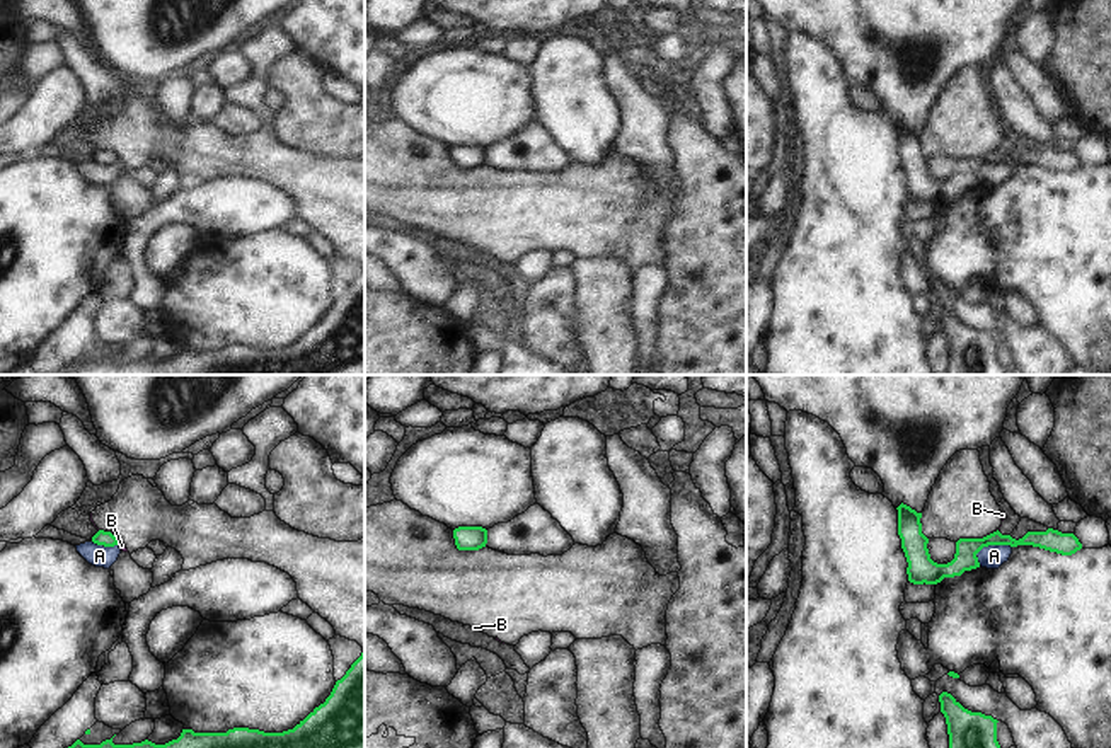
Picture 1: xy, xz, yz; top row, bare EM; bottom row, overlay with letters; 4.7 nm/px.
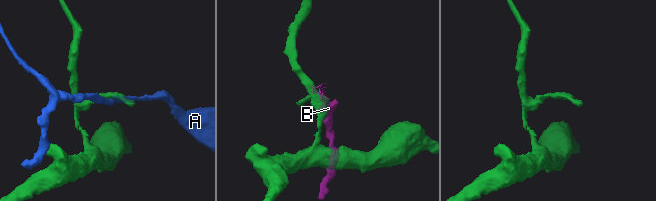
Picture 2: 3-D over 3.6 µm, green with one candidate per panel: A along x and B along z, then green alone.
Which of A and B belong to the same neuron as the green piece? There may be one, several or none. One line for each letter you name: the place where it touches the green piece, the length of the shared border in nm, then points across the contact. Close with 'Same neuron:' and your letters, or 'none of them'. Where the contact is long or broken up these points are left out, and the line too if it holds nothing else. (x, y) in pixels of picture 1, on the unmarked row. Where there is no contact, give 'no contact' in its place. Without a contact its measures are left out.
Same neuron: none of them

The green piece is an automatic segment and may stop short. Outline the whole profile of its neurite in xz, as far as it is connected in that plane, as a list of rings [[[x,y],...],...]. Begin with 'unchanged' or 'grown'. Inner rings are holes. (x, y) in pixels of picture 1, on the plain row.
unchanged | [[[458,145],[453,148],[458,169],[479,169],[487,162],[487,148],[482,145]]]

